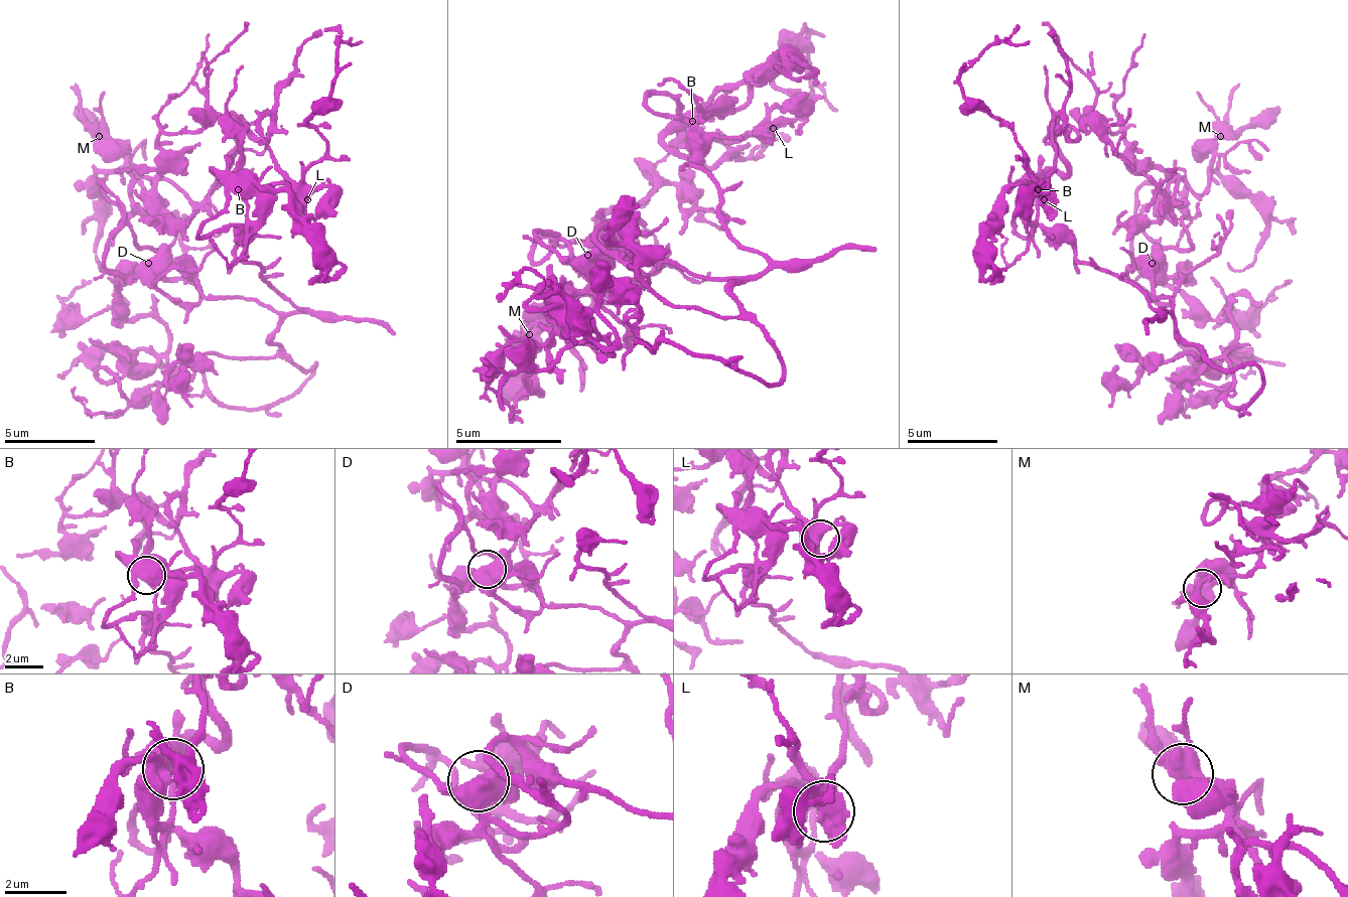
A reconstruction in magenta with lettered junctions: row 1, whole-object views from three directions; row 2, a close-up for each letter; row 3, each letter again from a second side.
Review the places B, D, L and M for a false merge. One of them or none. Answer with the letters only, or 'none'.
none

